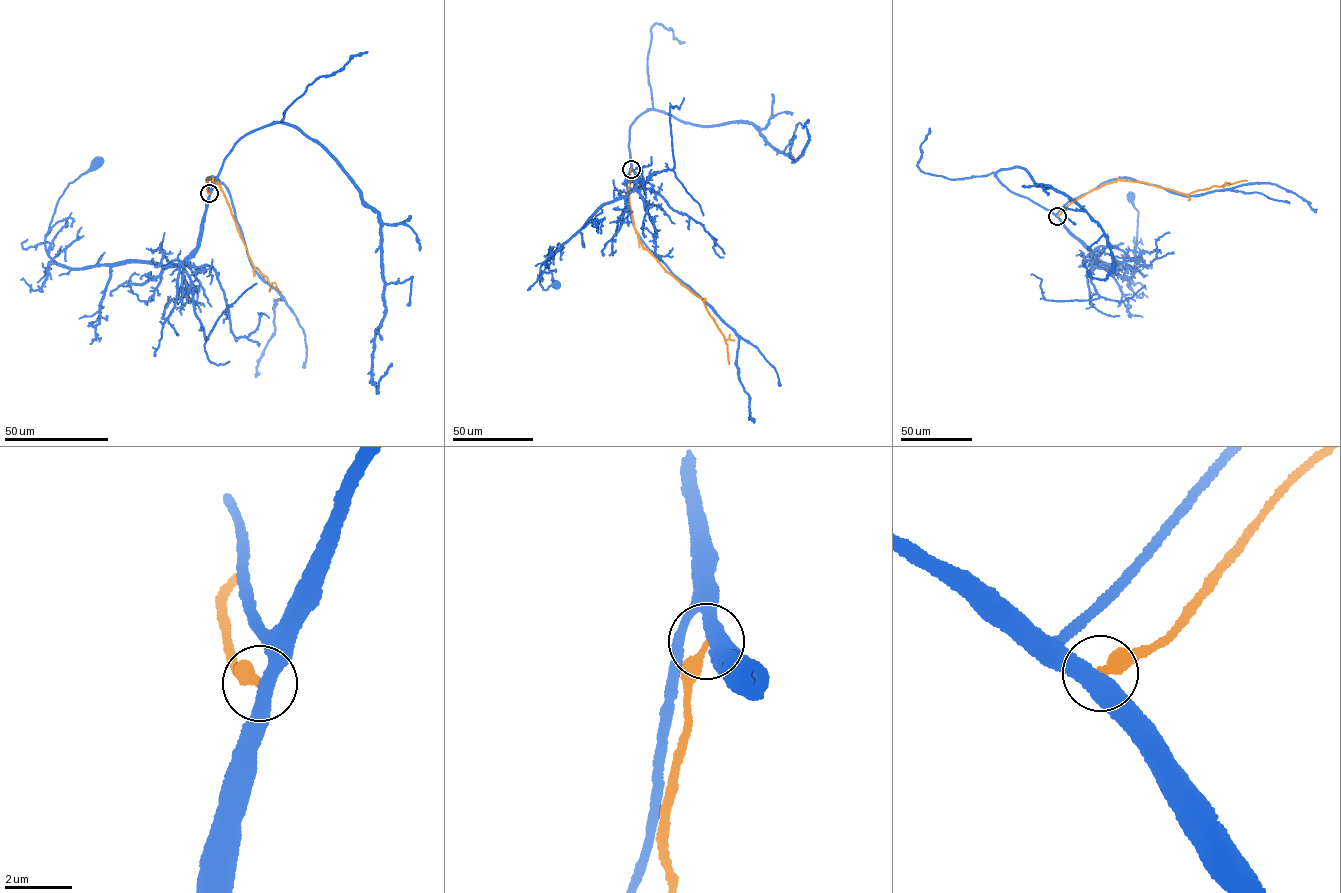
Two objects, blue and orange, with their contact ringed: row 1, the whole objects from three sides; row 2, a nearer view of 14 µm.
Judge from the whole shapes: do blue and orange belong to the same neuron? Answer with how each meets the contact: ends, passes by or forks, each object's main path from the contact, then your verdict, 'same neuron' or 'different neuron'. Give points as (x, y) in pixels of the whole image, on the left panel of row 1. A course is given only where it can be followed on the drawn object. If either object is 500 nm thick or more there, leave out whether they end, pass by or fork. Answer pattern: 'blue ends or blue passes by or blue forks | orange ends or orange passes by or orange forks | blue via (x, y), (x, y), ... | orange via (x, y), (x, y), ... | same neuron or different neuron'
blue passes by | orange ends | blue via (209, 193), (195, 248), (179, 264), (128, 262), (73, 270), (47, 254), (46, 235), (64, 190), (97, 163) | orange via (209, 193), (206, 180), (209, 178), (218, 183), (253, 265), (271, 284), (269, 291) | different neuron

